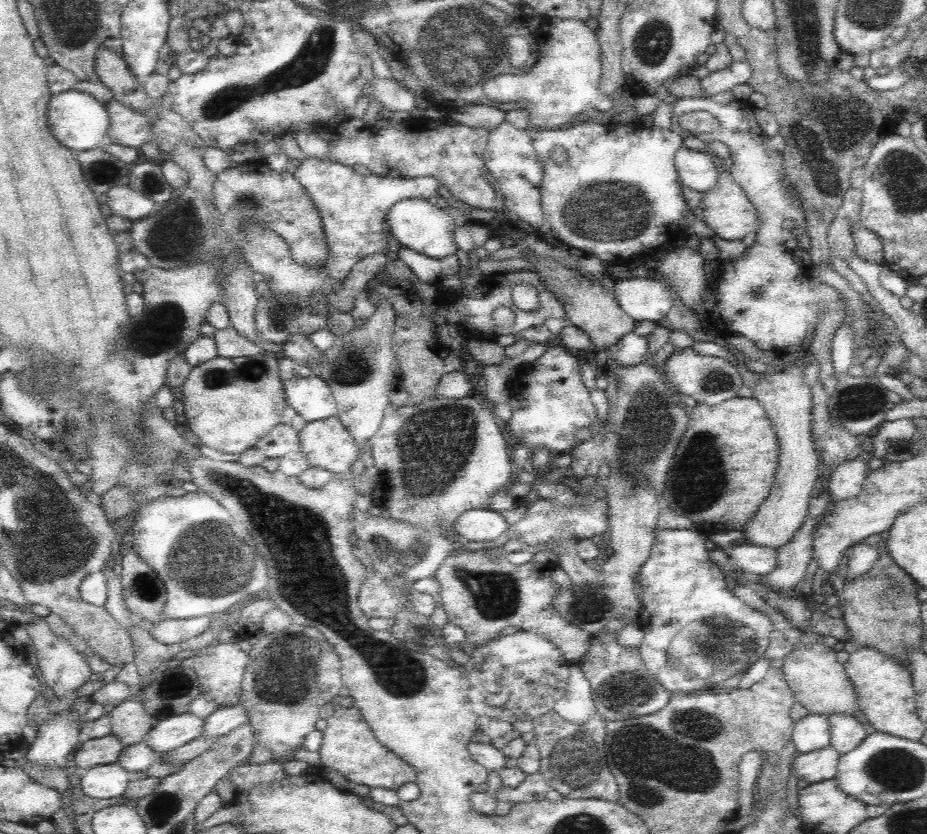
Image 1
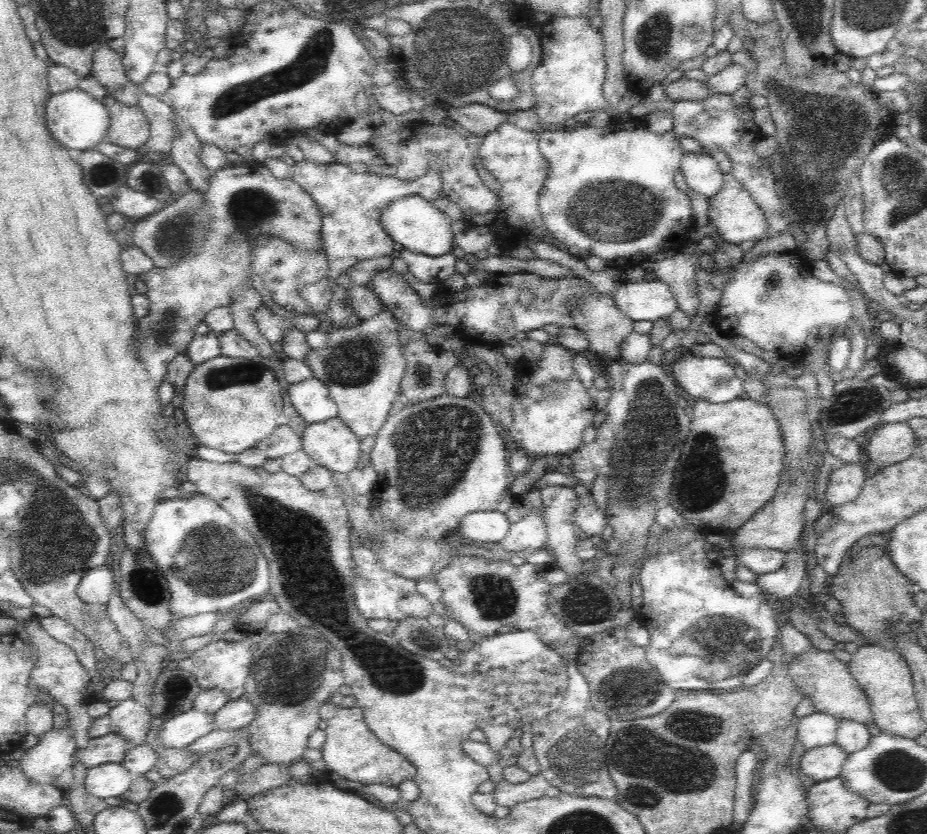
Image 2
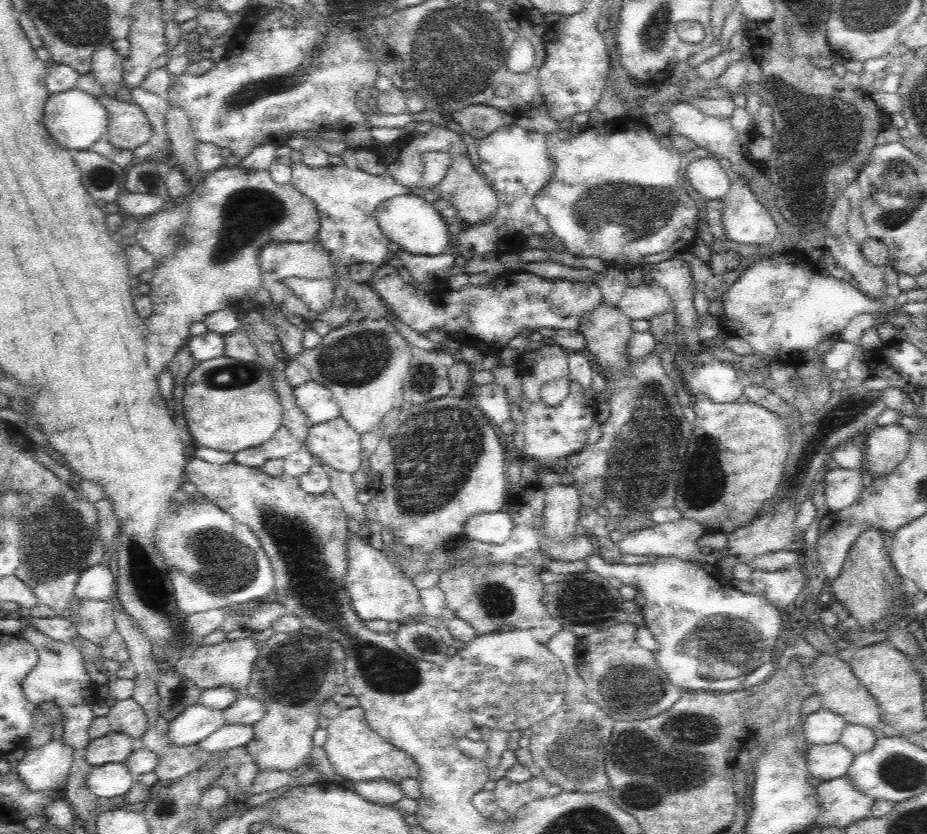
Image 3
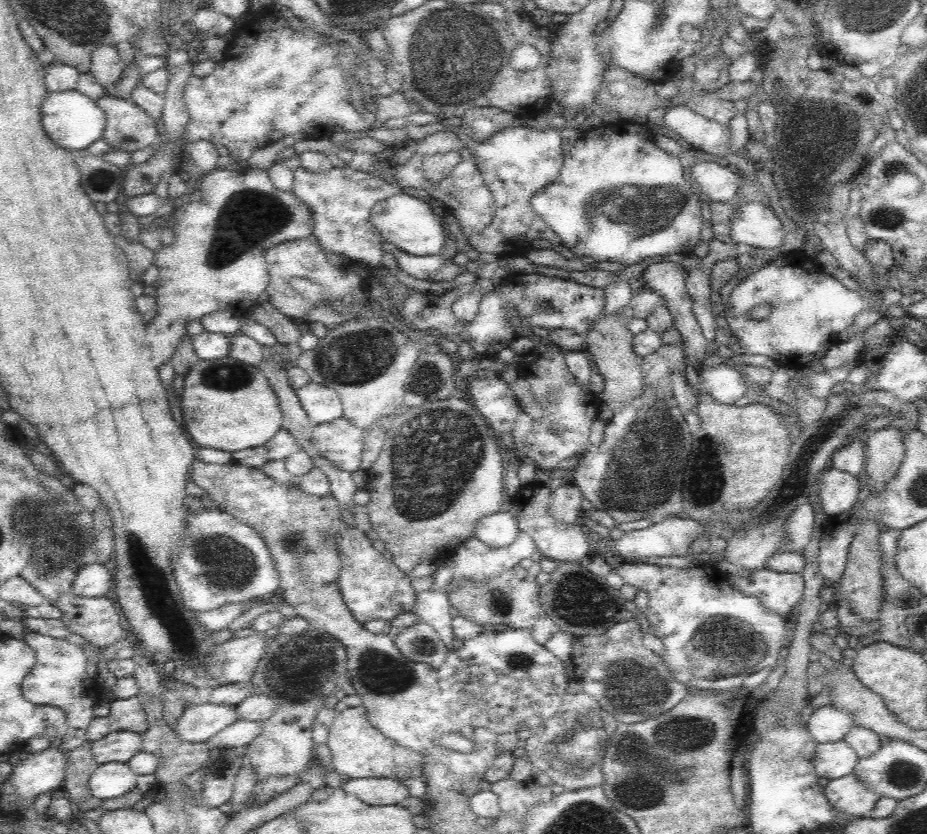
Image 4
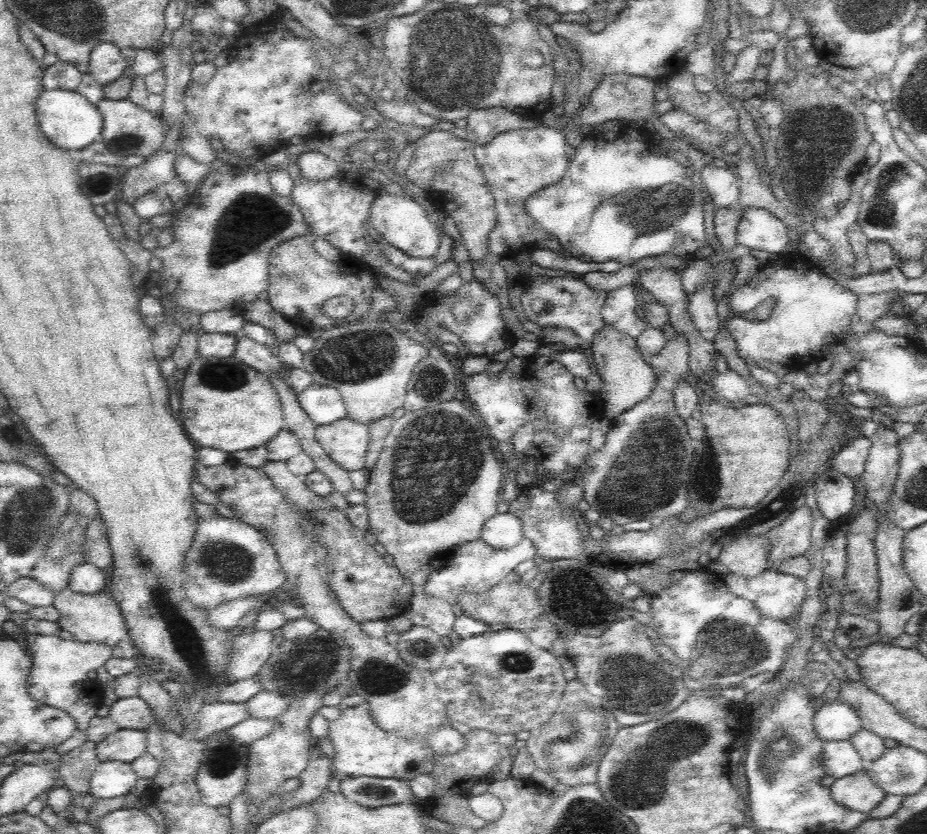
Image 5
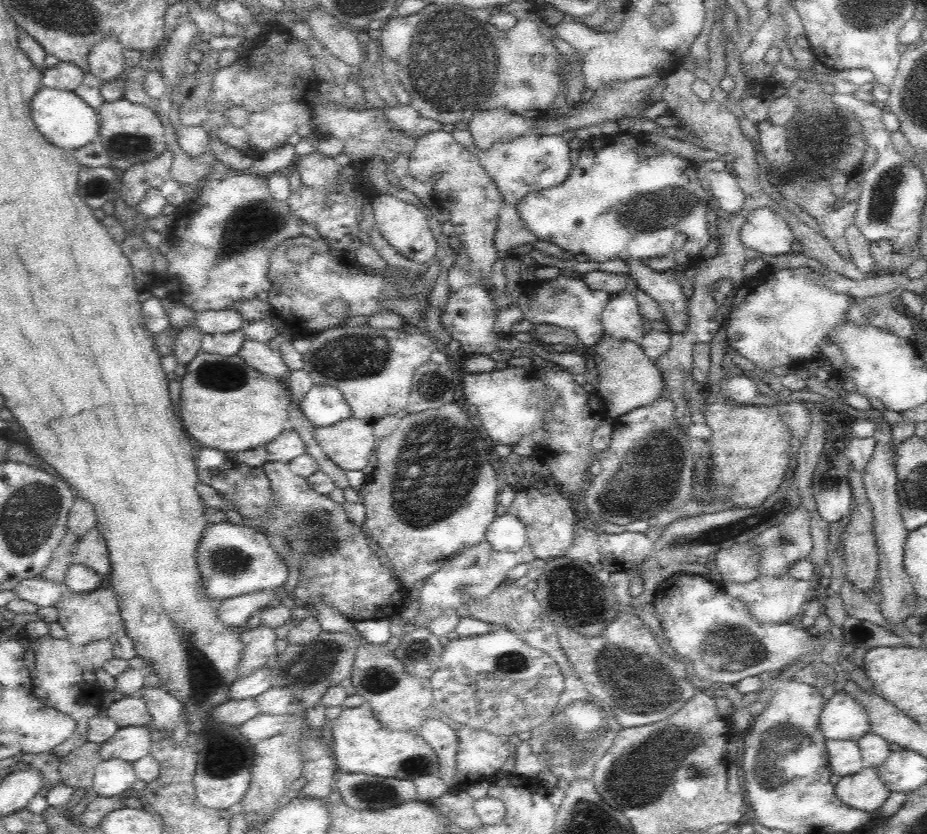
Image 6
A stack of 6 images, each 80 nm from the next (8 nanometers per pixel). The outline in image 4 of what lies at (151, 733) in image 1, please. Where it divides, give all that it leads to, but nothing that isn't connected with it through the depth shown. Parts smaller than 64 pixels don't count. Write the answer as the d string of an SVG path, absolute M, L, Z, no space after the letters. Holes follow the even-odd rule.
M198 702L183 712L174 733L190 742L207 742L236 720L236 707Z

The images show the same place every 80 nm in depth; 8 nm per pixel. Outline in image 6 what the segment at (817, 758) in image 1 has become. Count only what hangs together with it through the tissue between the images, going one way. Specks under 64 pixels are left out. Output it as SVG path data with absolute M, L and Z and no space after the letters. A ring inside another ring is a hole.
M828 740L825 742L827 765L832 774L842 777L856 774L864 768L858 743L852 740Z

